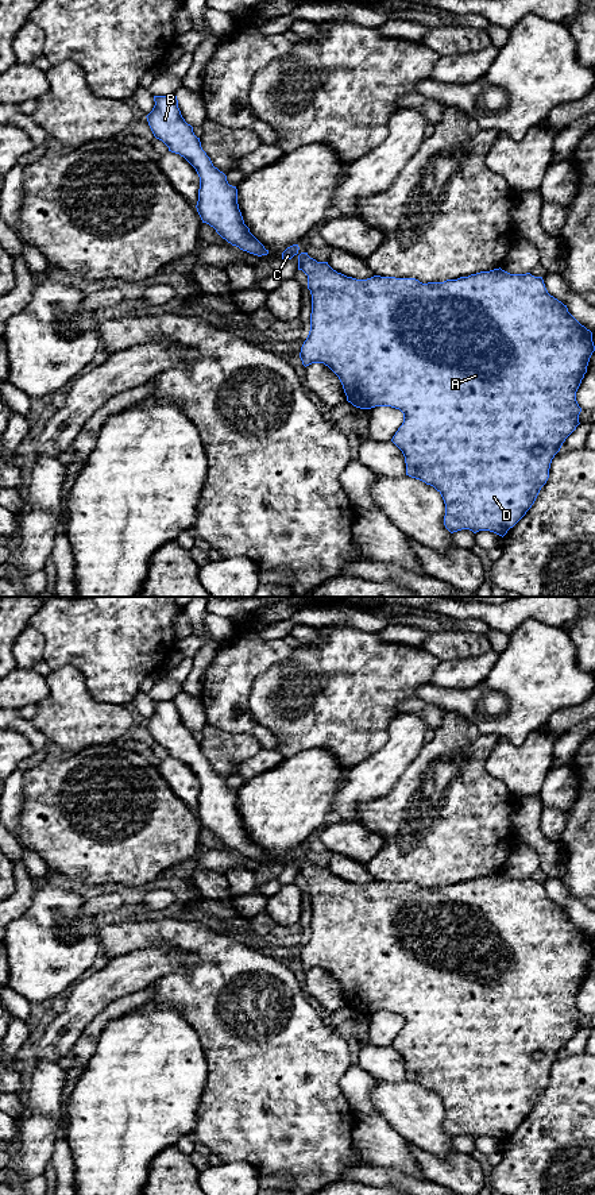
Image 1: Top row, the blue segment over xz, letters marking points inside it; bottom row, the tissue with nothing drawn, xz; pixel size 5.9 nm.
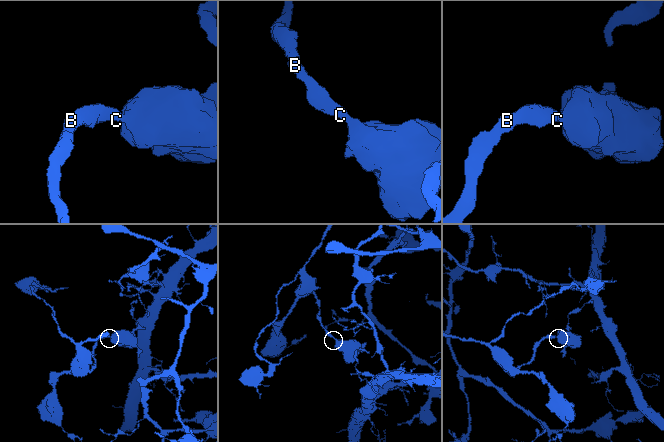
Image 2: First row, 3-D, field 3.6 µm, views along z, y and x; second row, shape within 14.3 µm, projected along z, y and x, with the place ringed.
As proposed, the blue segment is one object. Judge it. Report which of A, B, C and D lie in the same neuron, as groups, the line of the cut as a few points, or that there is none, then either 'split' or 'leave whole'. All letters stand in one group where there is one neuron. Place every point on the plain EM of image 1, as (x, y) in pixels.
groups A B C D; cut none; leave whole

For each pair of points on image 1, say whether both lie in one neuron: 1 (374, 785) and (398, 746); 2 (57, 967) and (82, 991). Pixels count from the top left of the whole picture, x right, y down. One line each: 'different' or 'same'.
1: same
2: different

